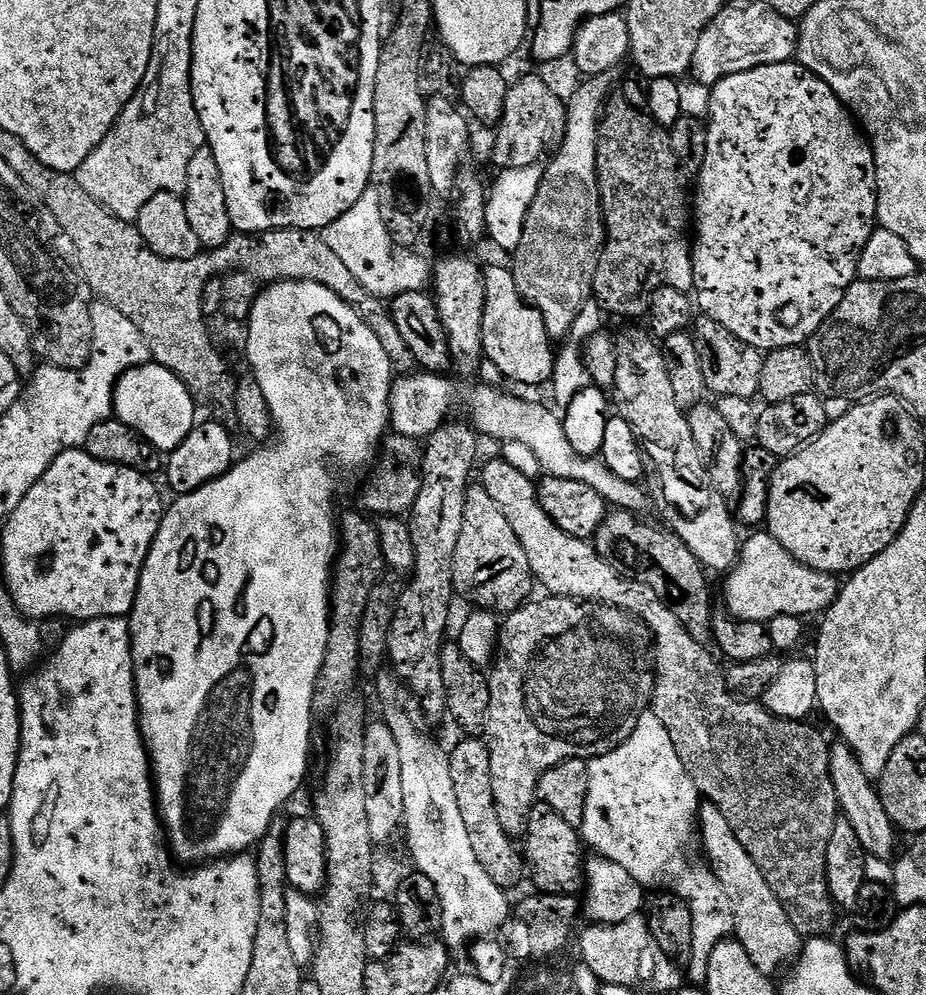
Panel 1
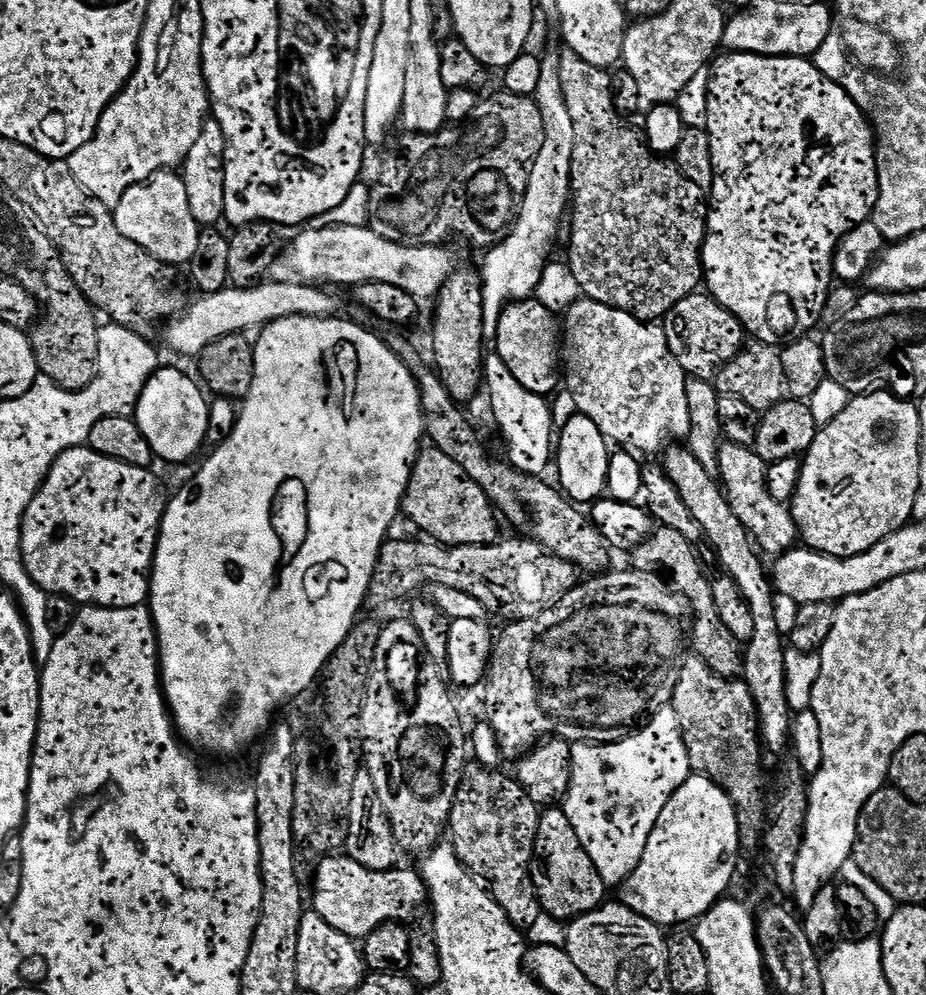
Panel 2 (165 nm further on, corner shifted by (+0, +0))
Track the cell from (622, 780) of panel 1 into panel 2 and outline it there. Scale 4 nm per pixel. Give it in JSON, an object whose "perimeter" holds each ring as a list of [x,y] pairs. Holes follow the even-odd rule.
{"perimeter":[[[670,706],[655,712],[643,727],[624,740],[613,744],[572,744],[572,777],[562,807],[566,818],[570,818],[570,826],[574,826],[574,834],[578,834],[578,842],[582,842],[586,854],[590,854],[590,862],[598,866],[598,874],[602,874],[605,885],[619,886],[635,870],[644,857],[658,814],[662,814],[666,802],[670,802],[678,786],[686,783],[691,775],[693,771],[678,714]]]}

